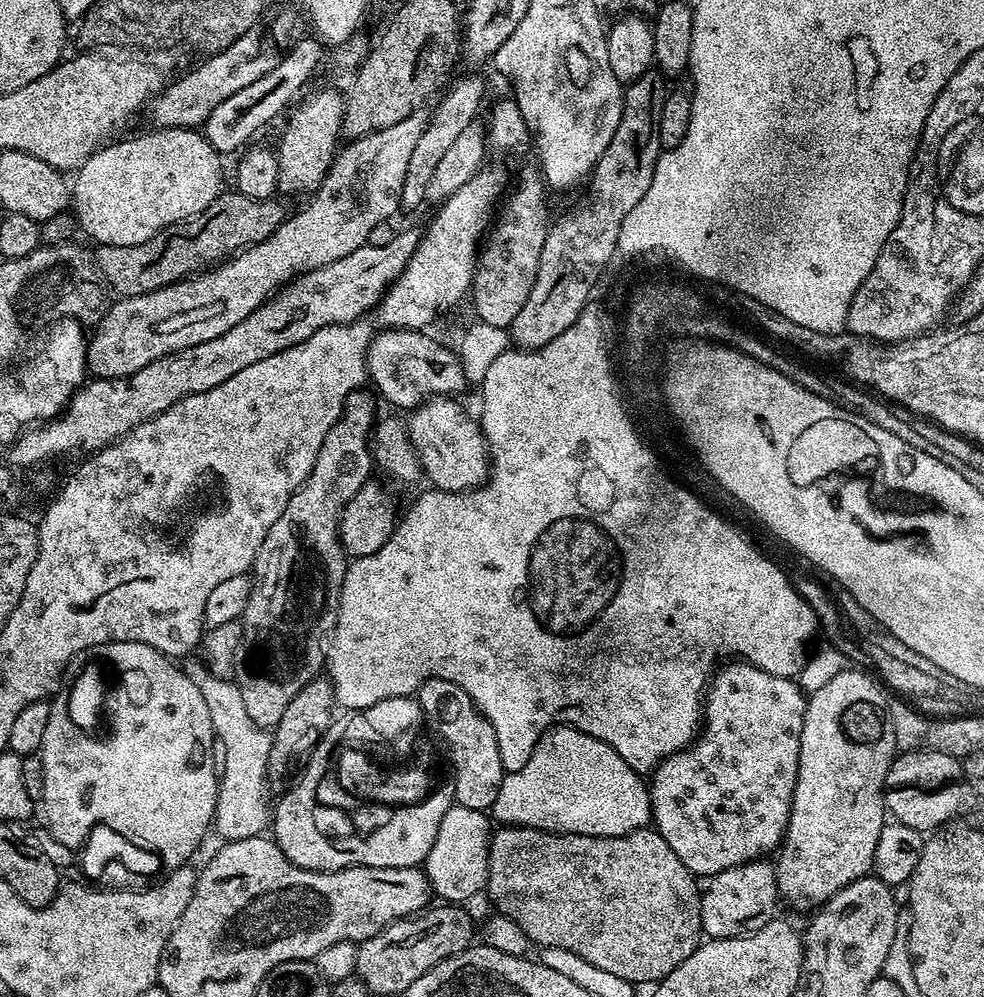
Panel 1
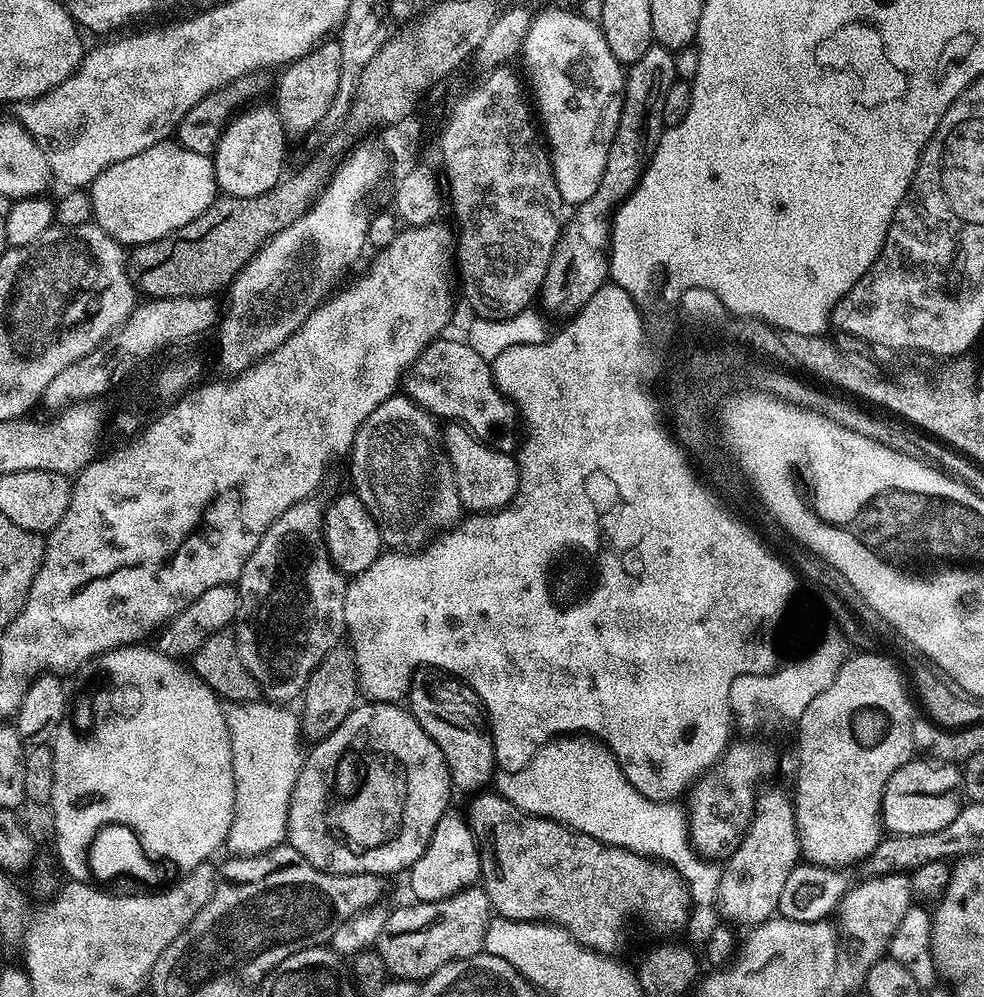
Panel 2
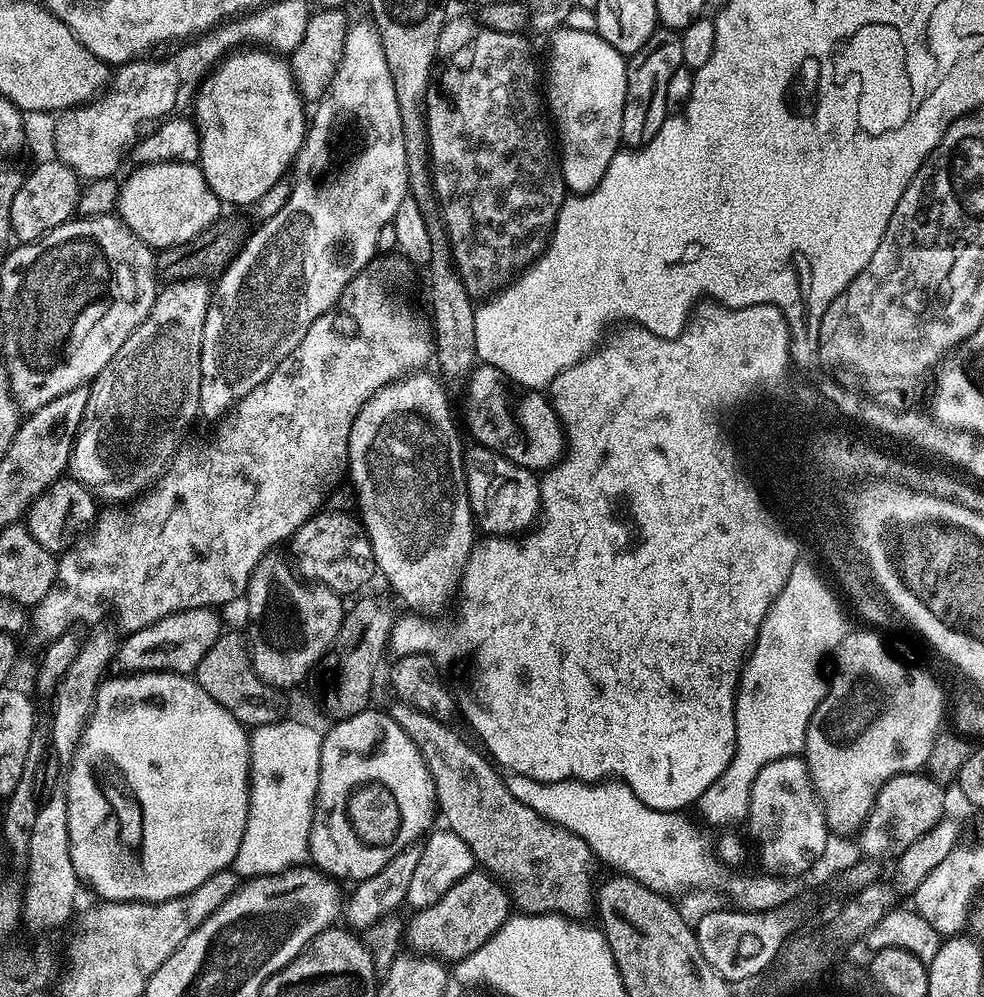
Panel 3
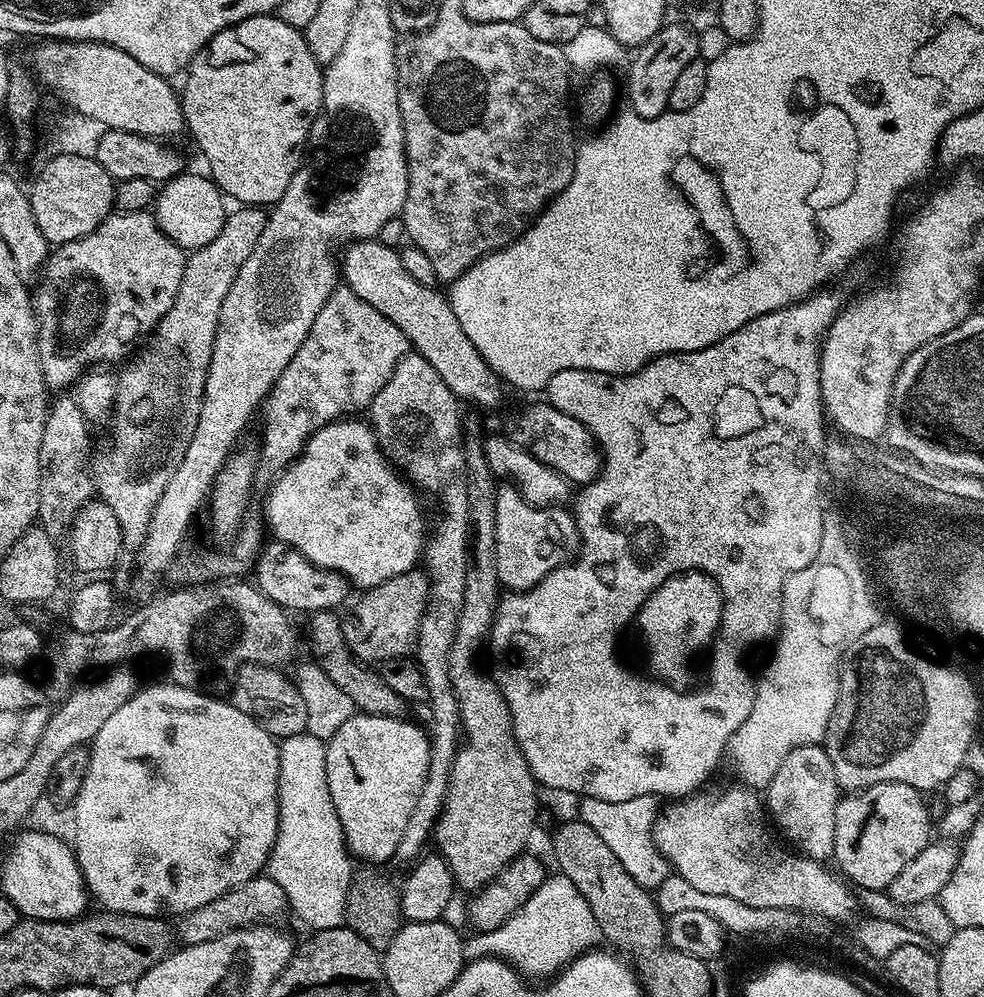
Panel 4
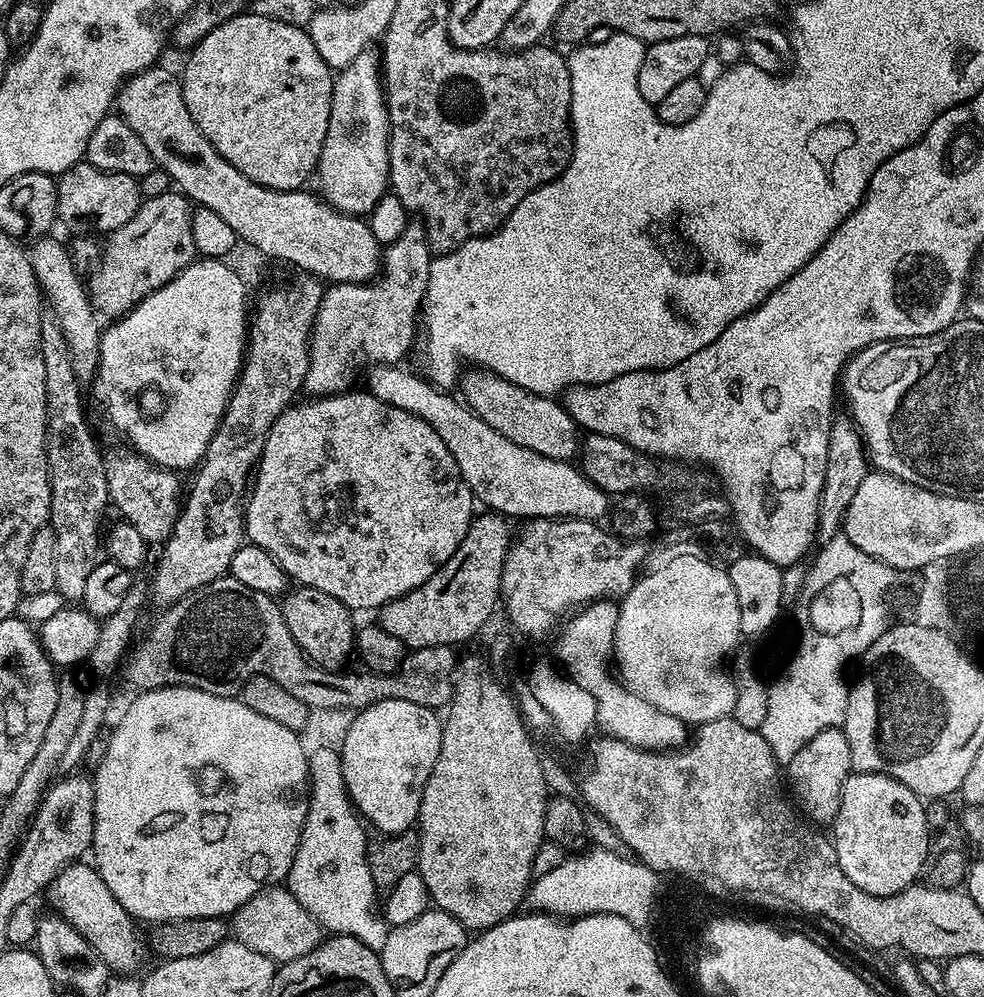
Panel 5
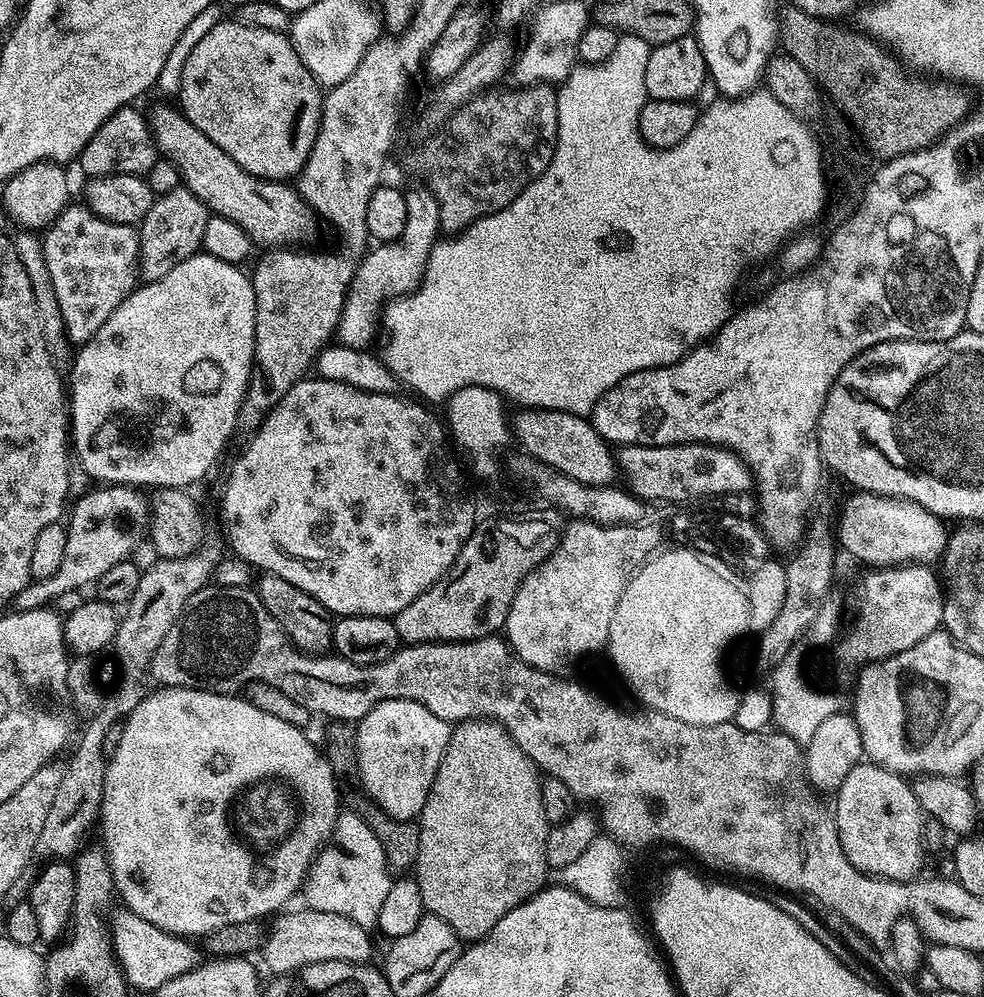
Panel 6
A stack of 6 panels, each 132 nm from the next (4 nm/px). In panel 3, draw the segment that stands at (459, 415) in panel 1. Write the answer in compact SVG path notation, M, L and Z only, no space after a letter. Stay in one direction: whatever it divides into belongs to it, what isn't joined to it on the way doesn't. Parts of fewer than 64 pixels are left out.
M472 446L464 453L464 477L472 518L481 533L512 538L527 533L537 523L541 515L540 476L537 473L518 467L489 448Z

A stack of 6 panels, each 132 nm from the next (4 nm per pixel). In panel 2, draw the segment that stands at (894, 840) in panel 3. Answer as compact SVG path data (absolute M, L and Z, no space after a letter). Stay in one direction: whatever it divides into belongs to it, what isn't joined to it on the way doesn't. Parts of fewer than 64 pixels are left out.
M913 758L903 764L884 787L884 797L880 803L883 827L893 836L909 836L930 834L934 830L942 830L942 826L950 826L962 807L958 795L961 773L955 764L933 762L928 758Z

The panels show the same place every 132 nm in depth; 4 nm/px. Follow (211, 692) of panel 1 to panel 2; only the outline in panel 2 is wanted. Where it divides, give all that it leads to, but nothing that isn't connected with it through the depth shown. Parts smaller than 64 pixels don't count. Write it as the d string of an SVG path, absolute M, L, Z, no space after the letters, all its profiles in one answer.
M253 702L225 711L236 783L234 819L226 841L233 857L263 856L285 843L288 835L288 811L306 755L306 748L300 745L301 717L288 708L276 702Z

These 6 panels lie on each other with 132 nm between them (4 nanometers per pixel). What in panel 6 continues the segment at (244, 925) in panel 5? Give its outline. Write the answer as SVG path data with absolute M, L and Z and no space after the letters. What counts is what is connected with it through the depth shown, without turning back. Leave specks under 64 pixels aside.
M313 908L303 911L285 911L277 915L276 925L273 928L271 925L267 933L262 957L264 956L272 974L296 972L302 966L310 966L314 962L341 960L351 964L367 964L373 959L372 940L368 937L371 936L369 929L358 926L358 922L350 918L342 918L342 914L326 914Z

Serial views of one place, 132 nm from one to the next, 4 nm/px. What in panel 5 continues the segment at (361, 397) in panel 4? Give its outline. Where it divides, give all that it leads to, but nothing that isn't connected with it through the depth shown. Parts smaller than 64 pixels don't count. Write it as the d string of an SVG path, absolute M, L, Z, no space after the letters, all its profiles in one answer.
M410 222L402 238L383 249L382 263L375 280L366 284L328 284L325 287L312 327L312 338L308 341L308 369L303 391L308 392L309 397L335 396L349 391L353 387L356 368L371 370L382 364L399 365L403 361L400 359L411 350L412 339L416 336L416 324L418 328L433 259L434 253L428 247L428 235L423 224Z

